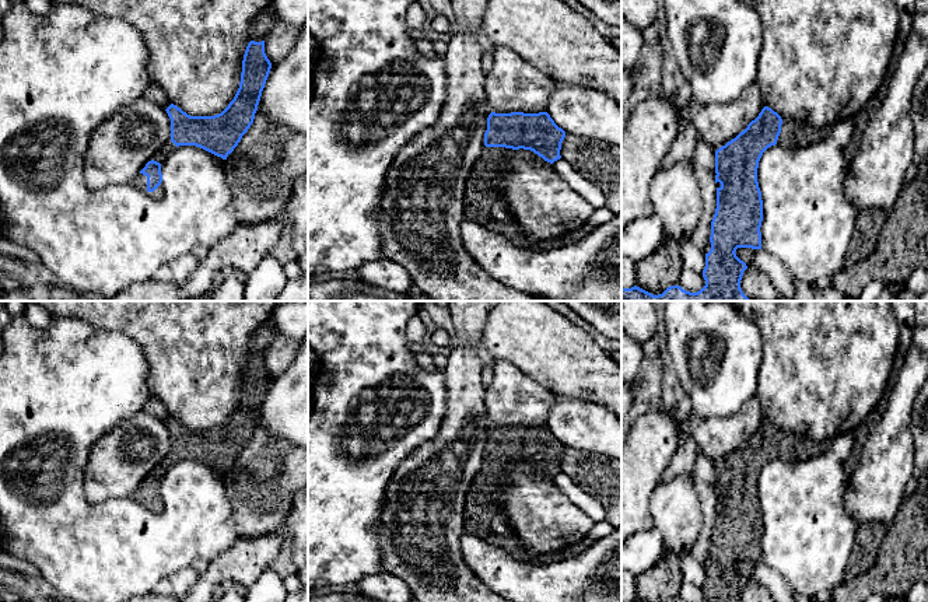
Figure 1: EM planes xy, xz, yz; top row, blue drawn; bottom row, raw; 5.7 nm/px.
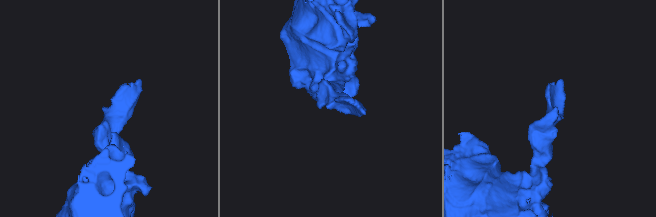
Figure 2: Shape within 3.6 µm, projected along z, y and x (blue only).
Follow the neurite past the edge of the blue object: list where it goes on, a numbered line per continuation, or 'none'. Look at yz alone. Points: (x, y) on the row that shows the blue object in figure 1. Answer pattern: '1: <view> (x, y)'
1: yz (794, 133)

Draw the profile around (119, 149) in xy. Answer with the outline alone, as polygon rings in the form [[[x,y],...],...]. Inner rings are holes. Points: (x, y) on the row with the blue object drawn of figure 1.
[[[140,98],[113,113],[91,134],[83,175],[90,190],[133,183],[134,178],[171,140],[171,119],[165,108]]]

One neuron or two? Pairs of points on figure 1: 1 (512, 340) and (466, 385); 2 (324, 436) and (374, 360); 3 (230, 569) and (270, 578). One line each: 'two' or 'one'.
1: two
2: one
3: two

